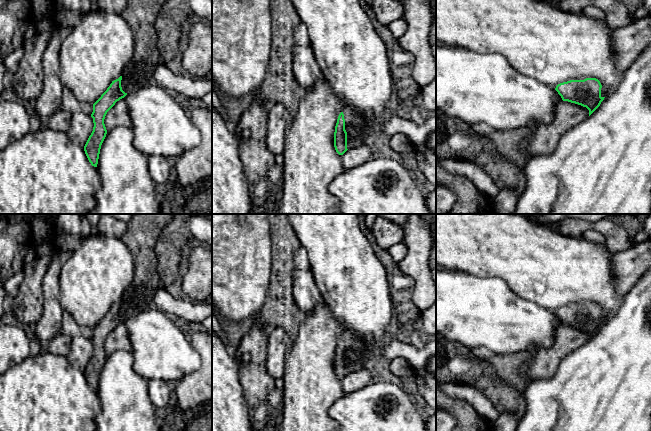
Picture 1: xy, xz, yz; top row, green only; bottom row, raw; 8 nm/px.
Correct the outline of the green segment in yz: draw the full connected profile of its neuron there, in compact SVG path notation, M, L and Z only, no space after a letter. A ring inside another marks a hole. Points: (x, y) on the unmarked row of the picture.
M596 302L570 304L560 307L555 314L563 325L568 325L586 331L589 340L600 330L605 321L601 320L602 309Z

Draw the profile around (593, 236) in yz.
M587 230L581 237L595 244L605 243L604 237L595 230Z

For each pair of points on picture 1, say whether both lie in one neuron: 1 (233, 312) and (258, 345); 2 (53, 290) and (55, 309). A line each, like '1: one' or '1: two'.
1: two
2: one

